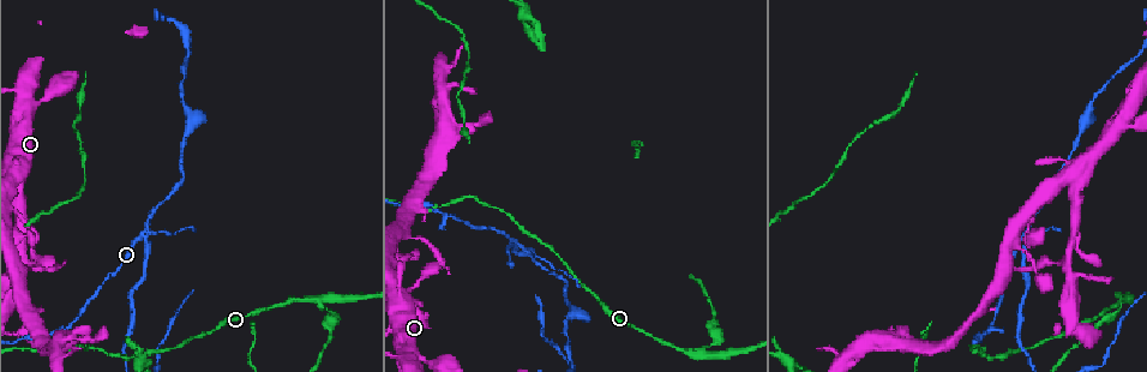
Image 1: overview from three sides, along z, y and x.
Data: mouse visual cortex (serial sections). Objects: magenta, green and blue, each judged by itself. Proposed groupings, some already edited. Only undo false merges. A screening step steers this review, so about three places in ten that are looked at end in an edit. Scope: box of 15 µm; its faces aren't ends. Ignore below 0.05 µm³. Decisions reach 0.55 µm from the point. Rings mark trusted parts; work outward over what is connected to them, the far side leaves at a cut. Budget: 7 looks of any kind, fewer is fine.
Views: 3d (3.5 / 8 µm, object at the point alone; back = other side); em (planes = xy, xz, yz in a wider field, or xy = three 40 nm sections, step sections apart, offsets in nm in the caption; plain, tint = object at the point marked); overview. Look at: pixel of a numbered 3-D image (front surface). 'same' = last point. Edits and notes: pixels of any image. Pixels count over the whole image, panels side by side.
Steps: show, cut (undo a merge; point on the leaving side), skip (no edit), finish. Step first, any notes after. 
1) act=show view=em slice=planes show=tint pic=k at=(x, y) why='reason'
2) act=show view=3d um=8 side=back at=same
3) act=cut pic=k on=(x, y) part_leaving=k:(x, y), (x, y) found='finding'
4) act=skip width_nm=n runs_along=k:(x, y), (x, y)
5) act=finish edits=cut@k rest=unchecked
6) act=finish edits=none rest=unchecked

act=show view=3d um=3.5 pic=1 at=(1129, 298)

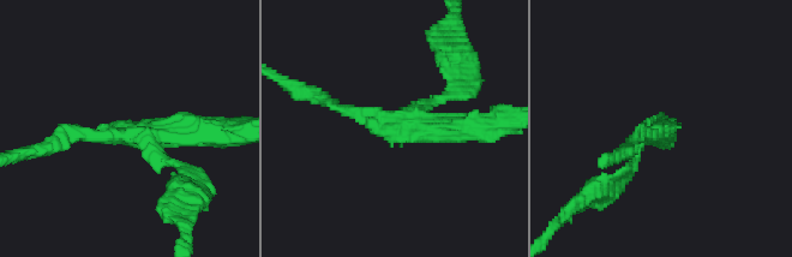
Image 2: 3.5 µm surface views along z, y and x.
act=show view=em slice=xy step=2 show=tint pic=2 at=(139, 132) arms=3 arm_widths_nm=150,200,350 why='shape alone is not enough'

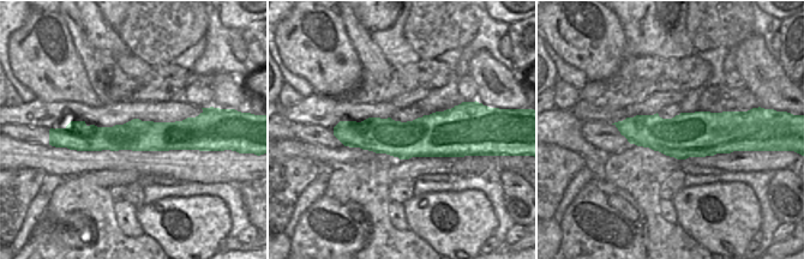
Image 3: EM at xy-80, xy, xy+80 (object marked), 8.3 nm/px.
act=cut pic=2 on=(462, 96) width_nm=360 part_leaving=2:(427, 105), (464, 87), (438, 43) found='two cells meet here'

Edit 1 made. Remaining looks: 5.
act=show view=3d um=3.5 pic=1 at=(530, 251) why='sharp bend'

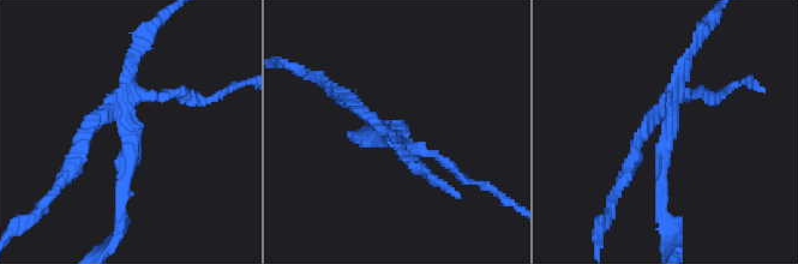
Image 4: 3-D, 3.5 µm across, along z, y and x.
act=show view=em slice=xy step=5 show=plain pic=4 at=(121, 113) why='need the tissue'

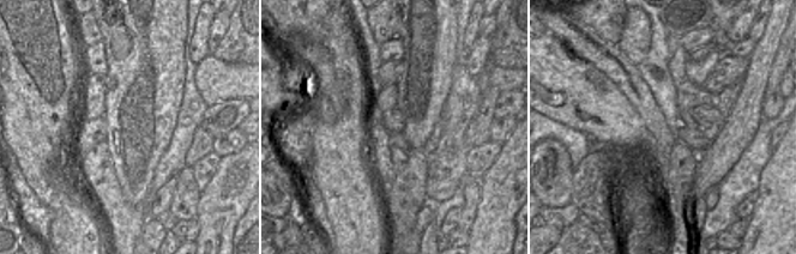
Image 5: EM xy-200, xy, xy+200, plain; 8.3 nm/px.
act=show view=em slice=xy step=5 show=tint at=same why='with the object marked'

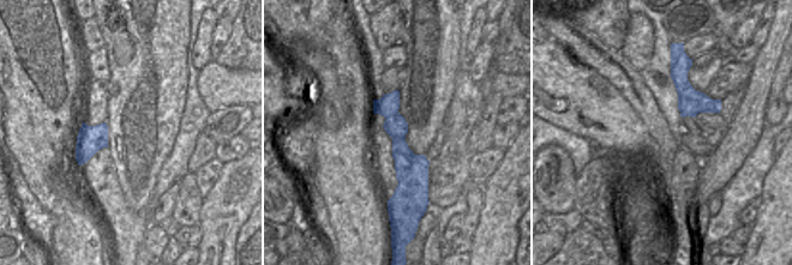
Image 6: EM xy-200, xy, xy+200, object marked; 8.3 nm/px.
act=cut pic=4 on=(413, 151) part_leaving=4:(385, 131), (407, 158), (440, 182) found='two cells meet here'

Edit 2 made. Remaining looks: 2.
act=show view=3d um=3.5 pic=1 at=(411, 253) why='abrupt turn'

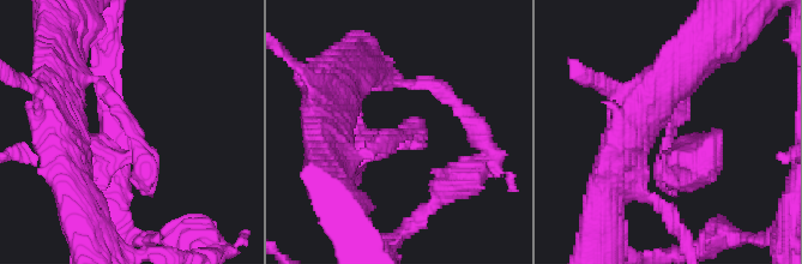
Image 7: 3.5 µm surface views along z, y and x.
act=show view=em slice=xy step=1 show=tint pic=7 at=(404, 134)

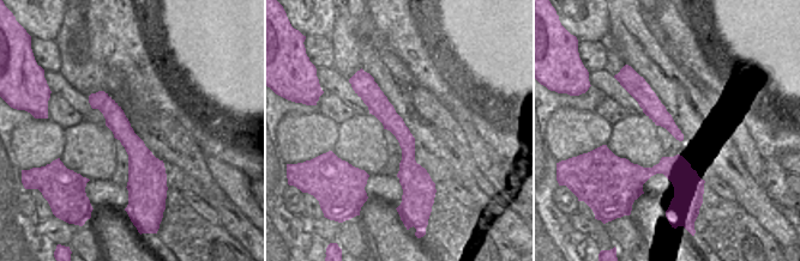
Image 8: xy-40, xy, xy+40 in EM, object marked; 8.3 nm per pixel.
act=skip runs_along=8:(368, 78), (407, 141), (409, 194) found='one cell here'

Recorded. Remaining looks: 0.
act=finish edits=cut@2,cut@4 rest=unchecked

